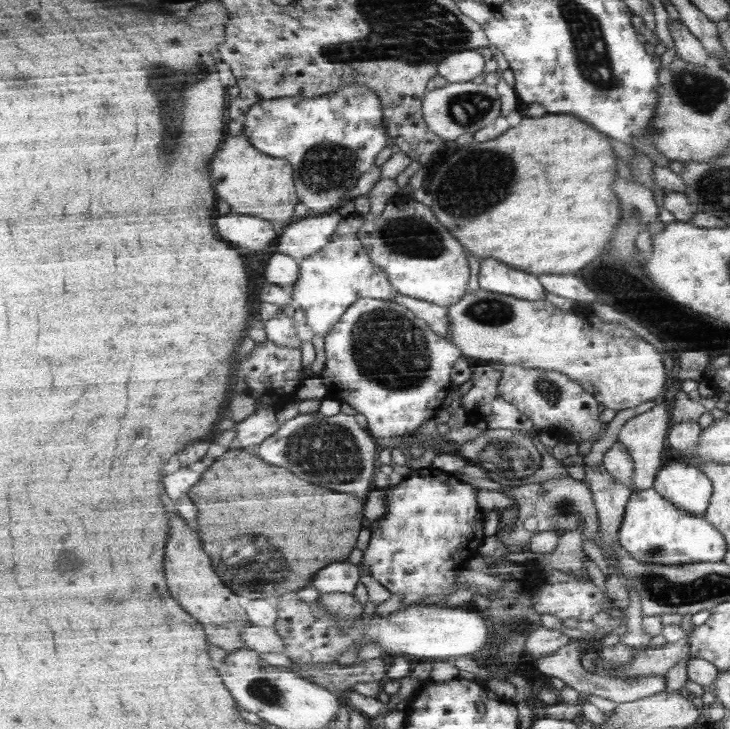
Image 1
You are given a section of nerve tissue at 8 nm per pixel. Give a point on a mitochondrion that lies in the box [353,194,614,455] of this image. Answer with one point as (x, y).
(410, 237)

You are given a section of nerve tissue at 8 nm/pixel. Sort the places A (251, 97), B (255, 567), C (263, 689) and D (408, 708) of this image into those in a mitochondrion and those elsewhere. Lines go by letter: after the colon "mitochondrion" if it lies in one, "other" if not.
A: other
B: mitochondrion
C: mitochondrion
D: other

